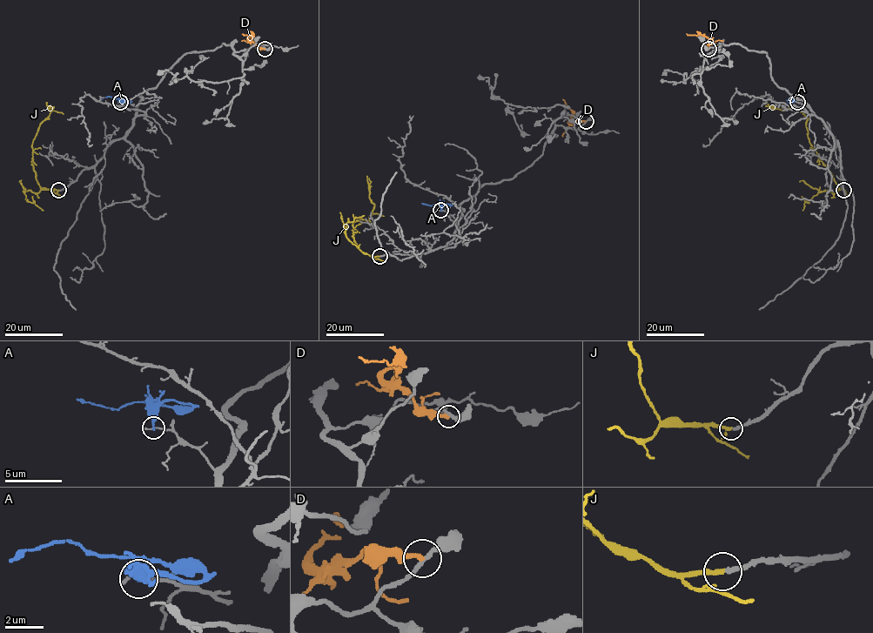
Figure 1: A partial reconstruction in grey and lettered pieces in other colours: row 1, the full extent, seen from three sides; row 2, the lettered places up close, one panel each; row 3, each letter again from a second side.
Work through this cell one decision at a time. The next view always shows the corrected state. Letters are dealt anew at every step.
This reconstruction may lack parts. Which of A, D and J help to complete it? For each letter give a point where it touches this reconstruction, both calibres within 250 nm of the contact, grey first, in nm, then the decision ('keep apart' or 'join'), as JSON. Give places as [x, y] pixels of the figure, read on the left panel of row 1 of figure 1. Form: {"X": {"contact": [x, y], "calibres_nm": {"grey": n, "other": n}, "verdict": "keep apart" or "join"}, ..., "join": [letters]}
{"A": {"contact": [120, 102], "calibres_nm": {"grey": 170, "other": 260}, "verdict": "keep apart"}, "D": {"contact": [265, 49], "calibres_nm": {"grey": 240, "other": 280}, "verdict": "keep apart"}, "J": {"contact": [58, 190], "calibres_nm": {"grey": 260, "other": 280}, "verdict": "join"}, "join": ["J"]}

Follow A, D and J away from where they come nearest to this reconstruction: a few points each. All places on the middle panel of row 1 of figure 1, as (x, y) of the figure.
A: (440, 210), (439, 204), (432, 205), (421, 203)
D: (585, 121), (568, 122), (573, 111), (563, 98)
J: (379, 256), (363, 253), (353, 237), (352, 224), (359, 218), (367, 219), (374, 205), (369, 197), (367, 176)

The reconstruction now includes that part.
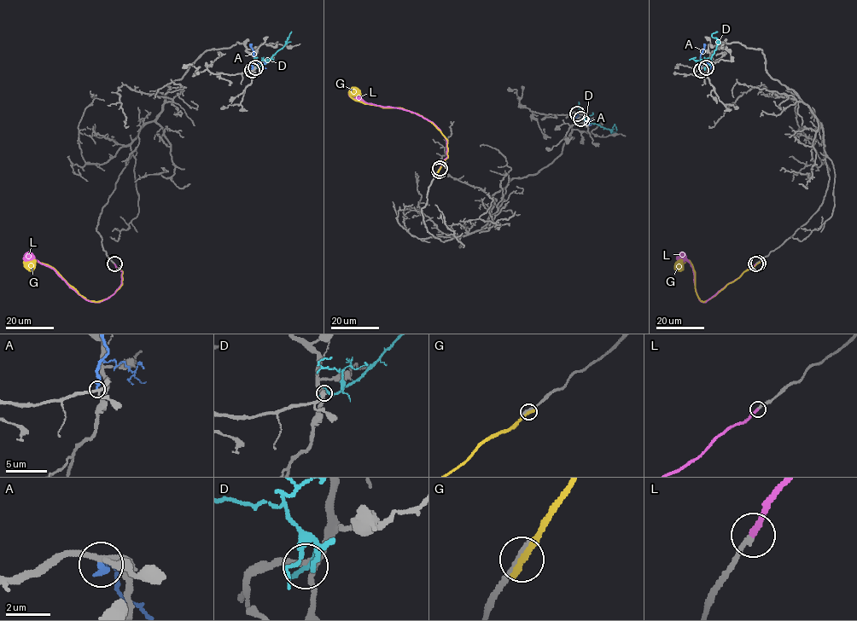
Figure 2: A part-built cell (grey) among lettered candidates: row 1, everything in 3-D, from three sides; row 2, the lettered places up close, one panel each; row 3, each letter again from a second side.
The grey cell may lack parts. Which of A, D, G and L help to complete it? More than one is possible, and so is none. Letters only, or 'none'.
L

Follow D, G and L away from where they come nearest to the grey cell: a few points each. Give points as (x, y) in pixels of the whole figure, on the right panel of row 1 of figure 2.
D: (706, 67), (711, 62), (718, 40), (711, 34), (717, 31)
G: (758, 263), (703, 302), (695, 290), (695, 272), (690, 263), (685, 261), (682, 267), (674, 268)
L: (755, 264), (706, 302), (701, 302), (690, 265), (679, 258)

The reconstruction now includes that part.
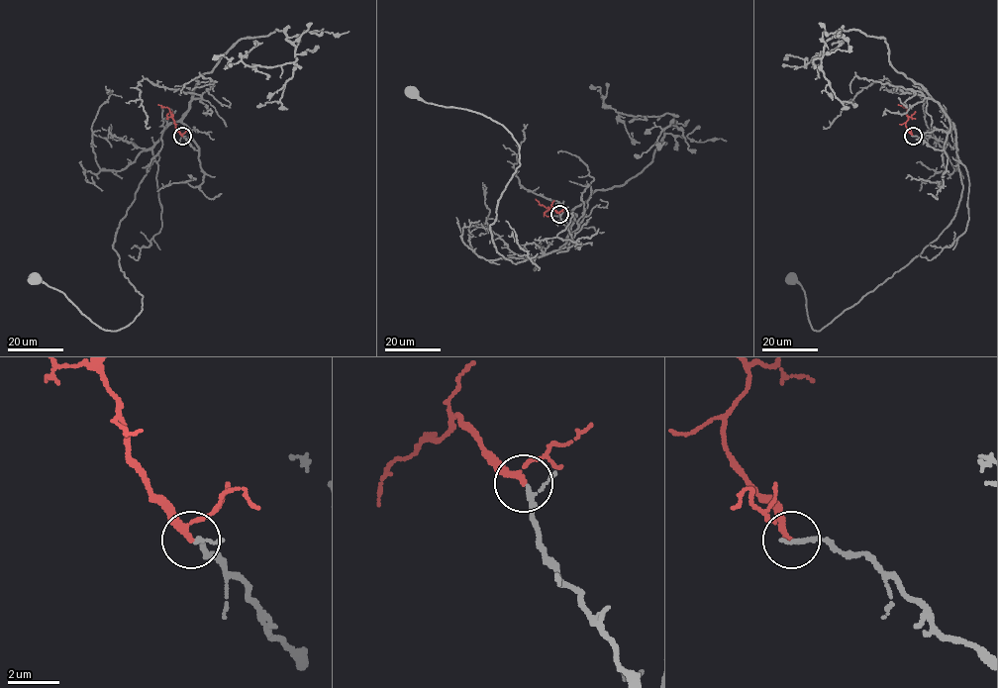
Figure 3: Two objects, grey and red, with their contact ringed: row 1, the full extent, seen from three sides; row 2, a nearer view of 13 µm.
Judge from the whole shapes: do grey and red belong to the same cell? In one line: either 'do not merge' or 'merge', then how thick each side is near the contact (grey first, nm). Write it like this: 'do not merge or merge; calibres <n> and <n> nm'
merge; calibres 130 and 180 nm

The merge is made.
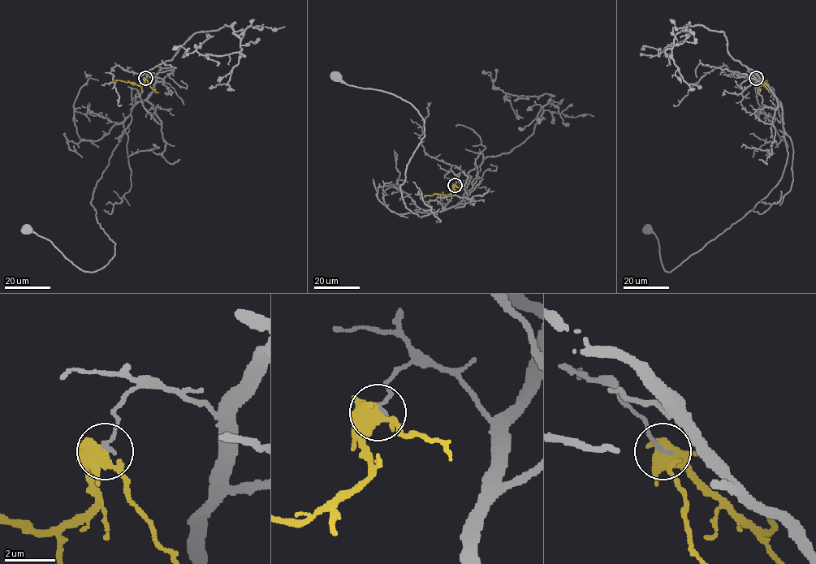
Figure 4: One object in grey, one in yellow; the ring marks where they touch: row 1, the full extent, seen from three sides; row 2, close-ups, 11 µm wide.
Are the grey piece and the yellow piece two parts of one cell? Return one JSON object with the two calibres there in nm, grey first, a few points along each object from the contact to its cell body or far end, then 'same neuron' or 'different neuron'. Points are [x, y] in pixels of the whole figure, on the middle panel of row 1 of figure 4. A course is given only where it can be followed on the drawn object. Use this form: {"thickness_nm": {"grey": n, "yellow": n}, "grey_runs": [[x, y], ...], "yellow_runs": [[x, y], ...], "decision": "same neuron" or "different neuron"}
{"thickness_nm": {"grey": 180, "yellow": 440}, "grey_runs": [[455, 185], [465, 187], [455, 206], [421, 217], [409, 210], [400, 186], [424, 119], [408, 102], [337, 75]], "yellow_runs": [[455, 185], [450, 194], [434, 194], [424, 198]], "decision": "different neuron"}

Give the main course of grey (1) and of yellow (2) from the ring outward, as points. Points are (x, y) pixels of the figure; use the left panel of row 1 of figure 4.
1: (145, 78), (156, 75), (154, 89), (123, 122), (92, 196), (114, 255), (85, 272), (28, 230)
2: (145, 78), (140, 85), (118, 79), (114, 85)

